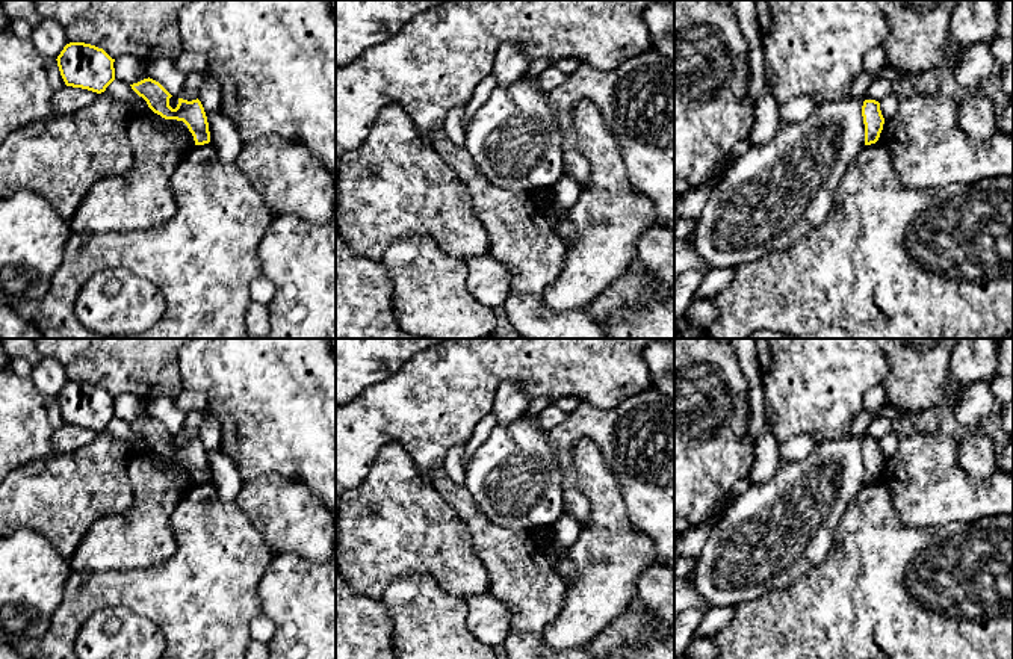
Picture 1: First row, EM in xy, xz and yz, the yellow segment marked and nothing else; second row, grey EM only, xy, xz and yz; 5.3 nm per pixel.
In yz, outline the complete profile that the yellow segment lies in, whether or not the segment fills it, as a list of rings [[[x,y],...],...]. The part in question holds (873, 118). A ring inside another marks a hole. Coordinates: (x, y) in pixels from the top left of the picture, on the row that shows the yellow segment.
[[[865,100],[862,106],[862,116],[865,124],[865,145],[875,144],[884,124],[880,103],[875,100]]]

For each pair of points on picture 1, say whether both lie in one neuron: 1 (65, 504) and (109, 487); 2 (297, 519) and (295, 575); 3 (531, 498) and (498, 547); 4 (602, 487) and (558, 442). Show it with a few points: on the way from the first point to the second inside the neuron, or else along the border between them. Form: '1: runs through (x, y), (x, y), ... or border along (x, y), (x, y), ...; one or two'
1: runs through (76, 493), (82, 487), (99, 487); one
2: border along (275, 553), (297, 553), (319, 564); two
3: border along (481, 510), (492, 522), (501, 526), (529, 532); two
4: border along (585, 436), (573, 449), (576, 487), (581, 491); two

